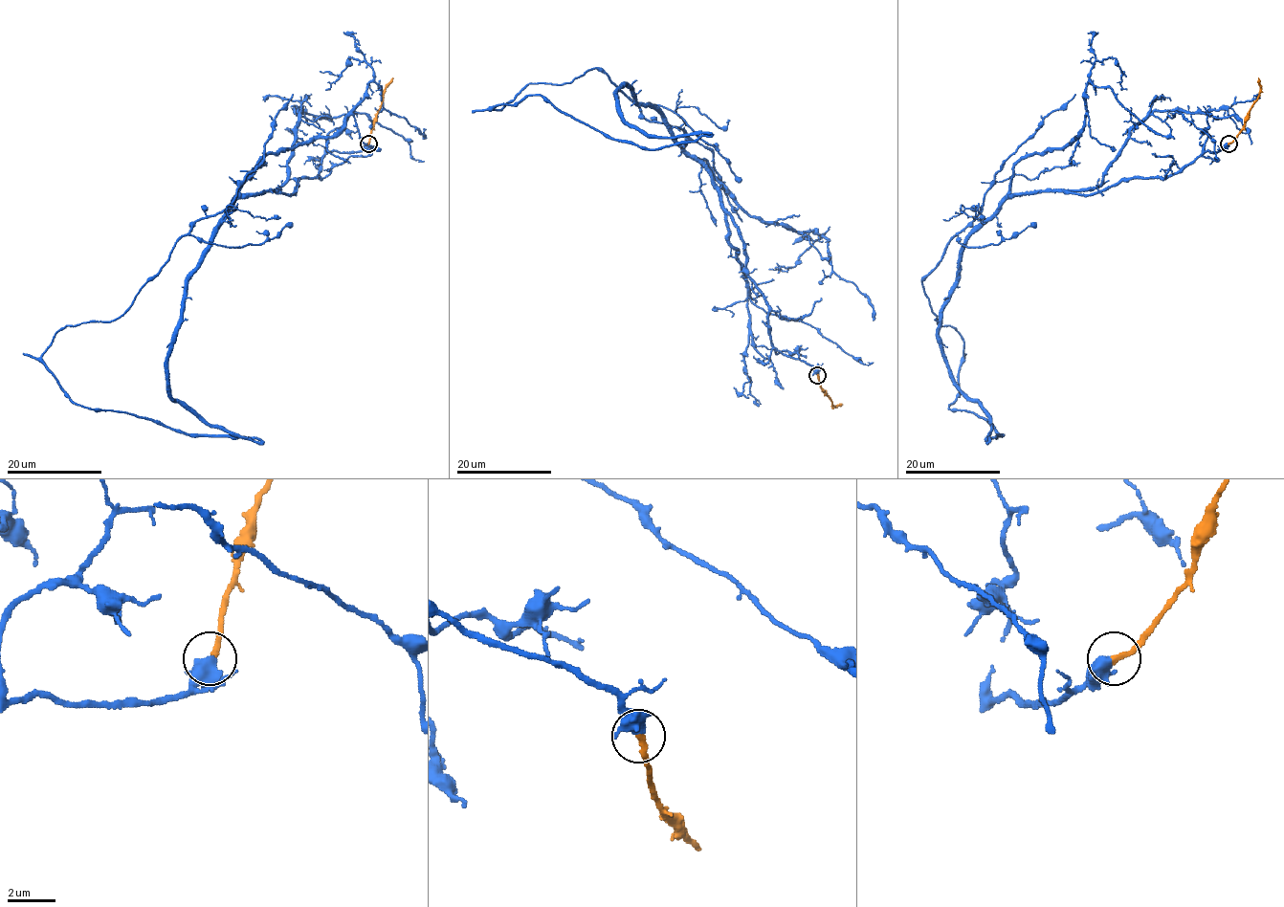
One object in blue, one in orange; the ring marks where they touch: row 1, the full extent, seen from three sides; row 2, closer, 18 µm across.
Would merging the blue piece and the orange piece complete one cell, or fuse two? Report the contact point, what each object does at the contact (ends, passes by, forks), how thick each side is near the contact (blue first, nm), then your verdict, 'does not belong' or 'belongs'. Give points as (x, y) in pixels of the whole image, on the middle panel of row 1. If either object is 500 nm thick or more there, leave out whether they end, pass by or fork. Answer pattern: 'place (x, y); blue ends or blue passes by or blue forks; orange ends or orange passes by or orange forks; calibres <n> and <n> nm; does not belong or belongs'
place (817, 375); blue passes by; orange ends; calibres 420 and 280 nm; belongs

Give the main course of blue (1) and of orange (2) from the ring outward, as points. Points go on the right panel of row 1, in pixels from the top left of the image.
1: (1228, 143), (1012, 193), (967, 239), (939, 342), (988, 438), (949, 408), (963, 339), (922, 279), (1074, 94)
2: (1228, 143), (1241, 130), (1244, 118), (1257, 99), (1258, 77)

